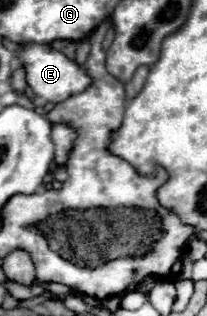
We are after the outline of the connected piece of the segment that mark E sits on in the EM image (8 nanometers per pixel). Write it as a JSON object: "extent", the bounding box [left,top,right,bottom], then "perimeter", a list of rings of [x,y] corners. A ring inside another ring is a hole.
{"extent":[18,43,92,103],"perimeter":[[[28,43],[26,49],[22,49],[22,53],[18,55],[18,59],[26,67],[26,81],[28,81],[28,85],[44,101],[62,103],[68,97],[78,95],[78,93],[86,91],[92,85],[92,77],[88,75],[88,71],[84,69],[84,65],[76,63],[74,59],[68,59],[64,53],[52,49],[50,45],[38,45],[38,43],[30,45]]]}

